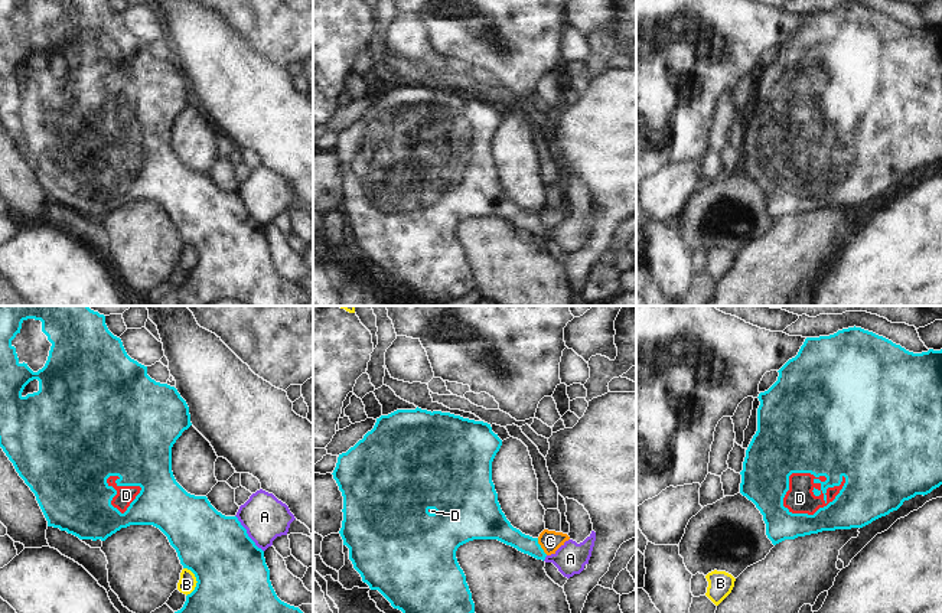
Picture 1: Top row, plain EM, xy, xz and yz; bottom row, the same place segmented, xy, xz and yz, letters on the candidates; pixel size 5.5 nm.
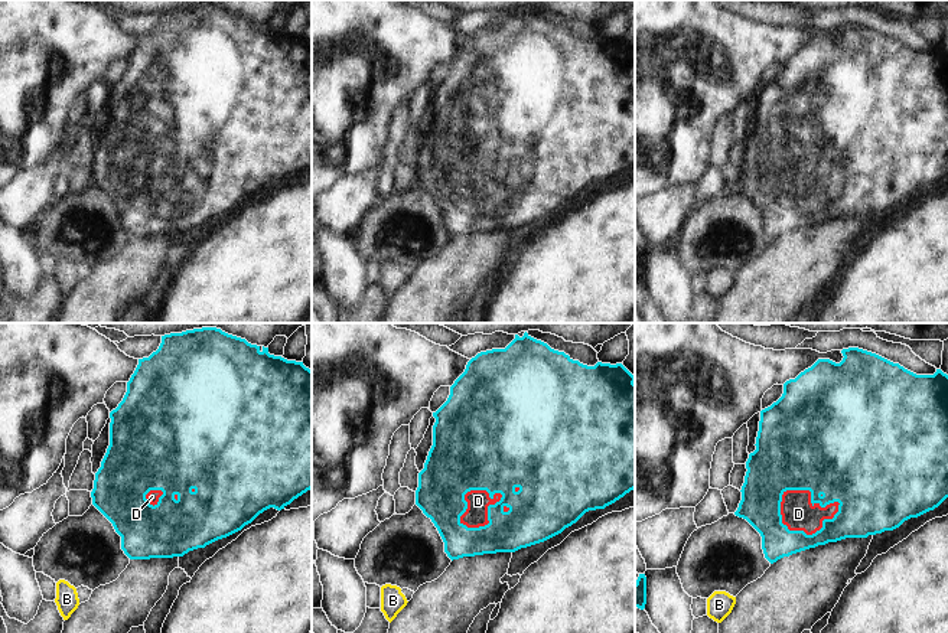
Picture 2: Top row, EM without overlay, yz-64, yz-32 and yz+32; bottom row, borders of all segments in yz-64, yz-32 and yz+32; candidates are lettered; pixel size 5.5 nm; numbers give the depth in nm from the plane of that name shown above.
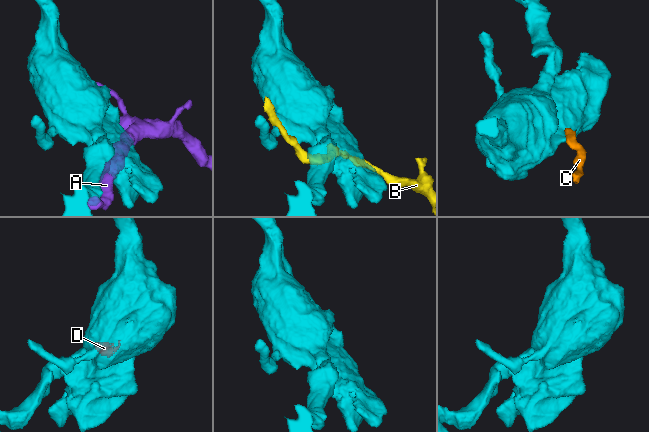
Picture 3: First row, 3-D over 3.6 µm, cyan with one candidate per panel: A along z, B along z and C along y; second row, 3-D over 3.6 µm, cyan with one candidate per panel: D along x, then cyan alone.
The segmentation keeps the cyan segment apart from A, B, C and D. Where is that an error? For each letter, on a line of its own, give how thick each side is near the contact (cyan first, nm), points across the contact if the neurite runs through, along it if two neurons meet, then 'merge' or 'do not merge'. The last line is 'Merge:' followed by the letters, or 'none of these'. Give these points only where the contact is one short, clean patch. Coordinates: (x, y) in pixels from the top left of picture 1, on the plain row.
A: 400/240 nm | do not merge
B: 400/100 nm | do not merge
C: 130/120 nm | along xz (537, 215), (537, 219), (547, 231) | do not merge
D: 260/160 nm | merge
Merge: D

